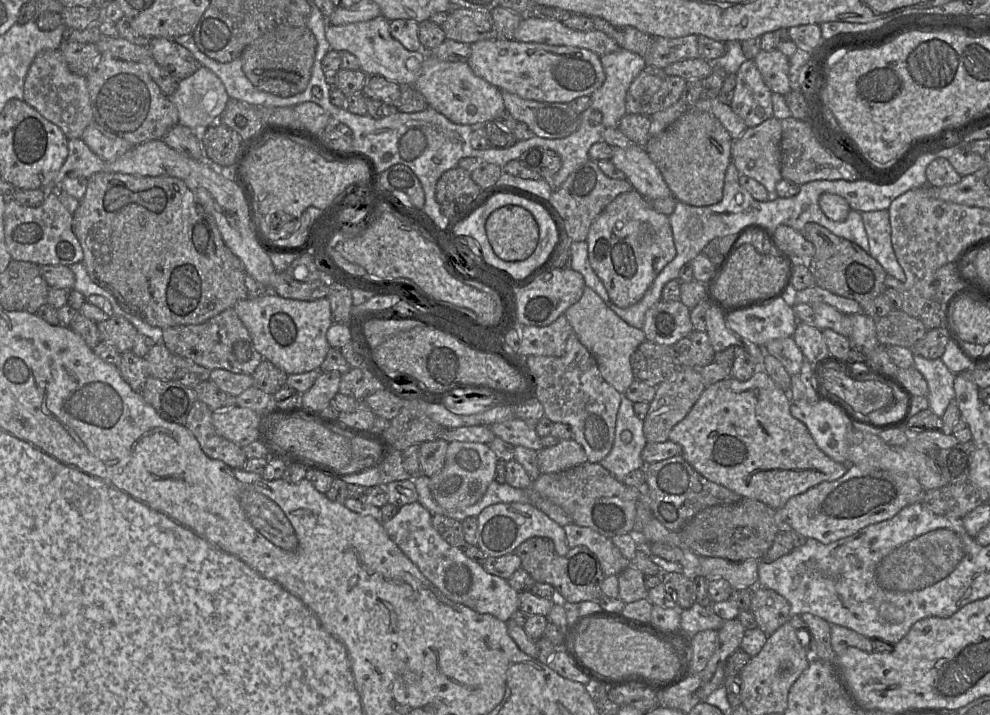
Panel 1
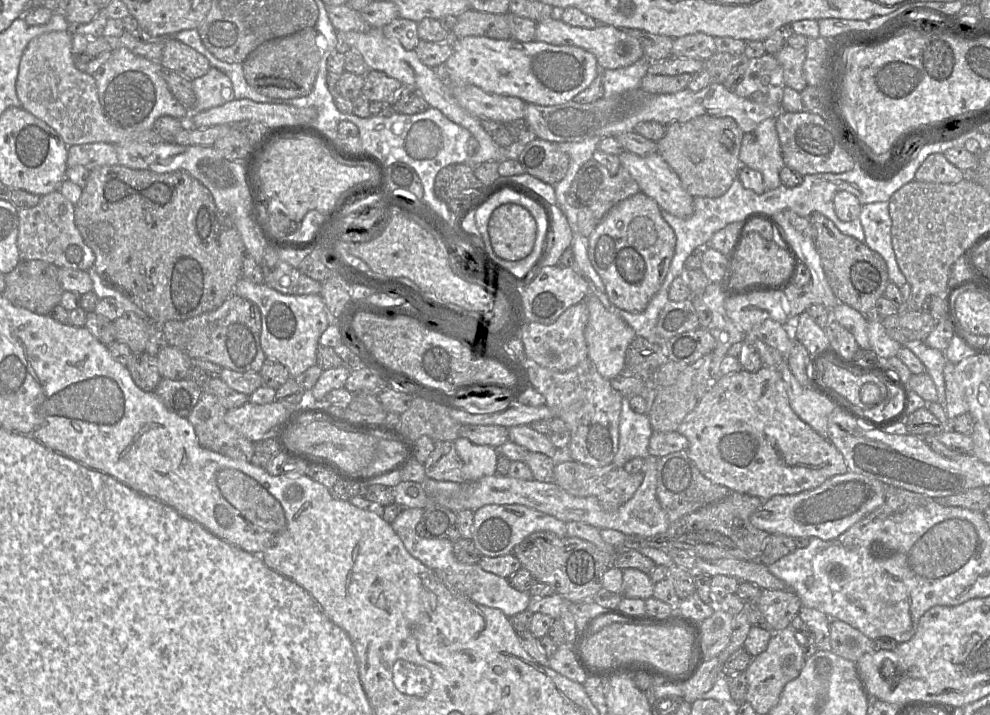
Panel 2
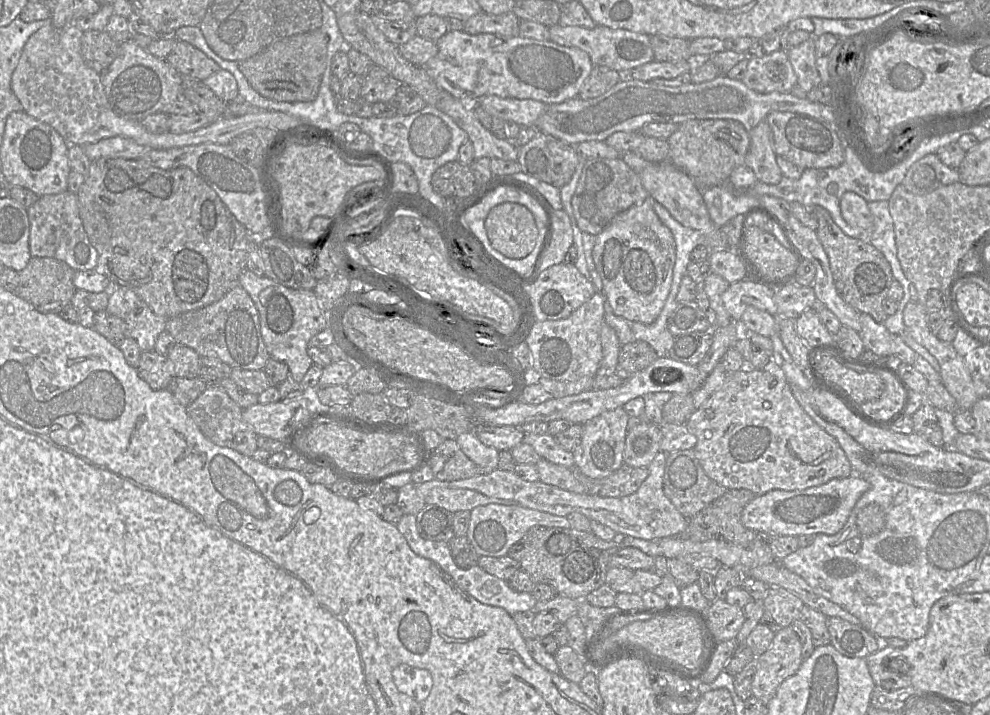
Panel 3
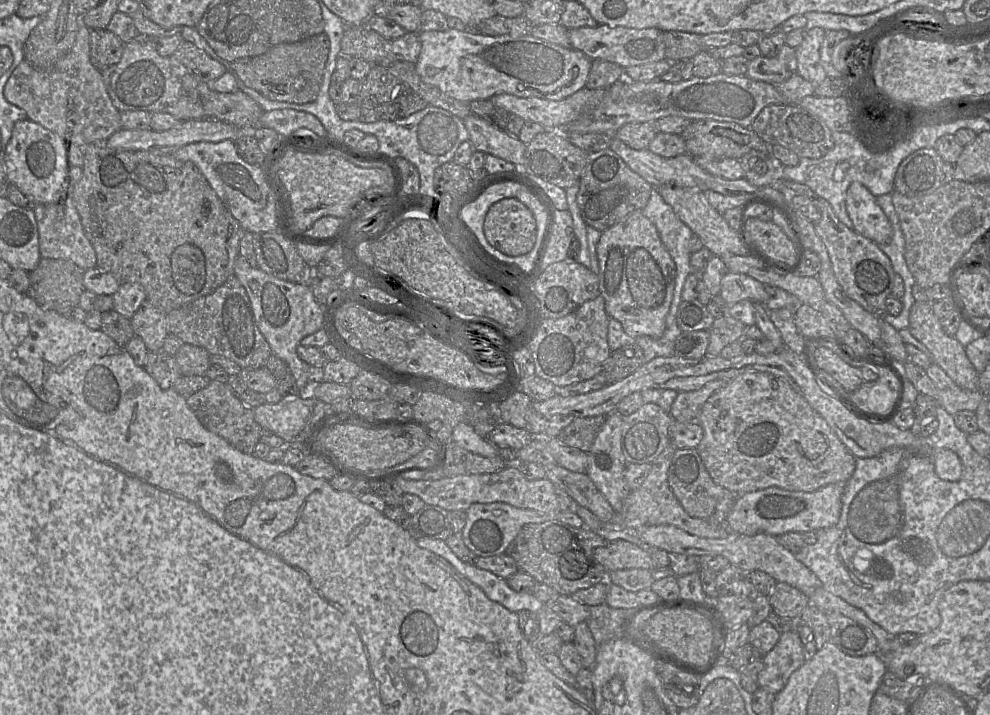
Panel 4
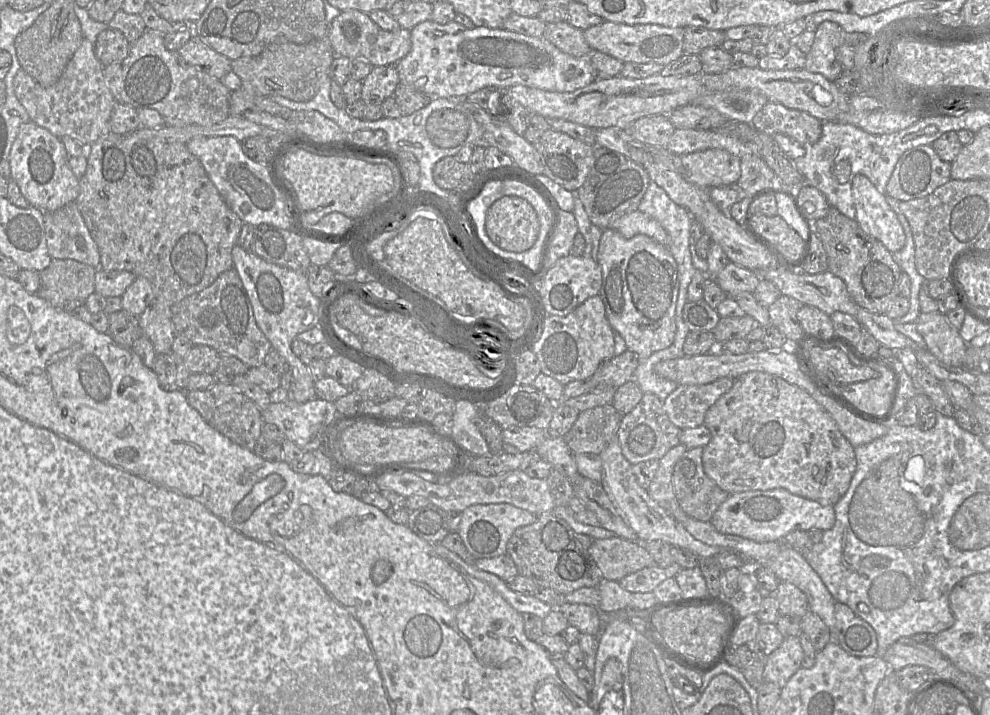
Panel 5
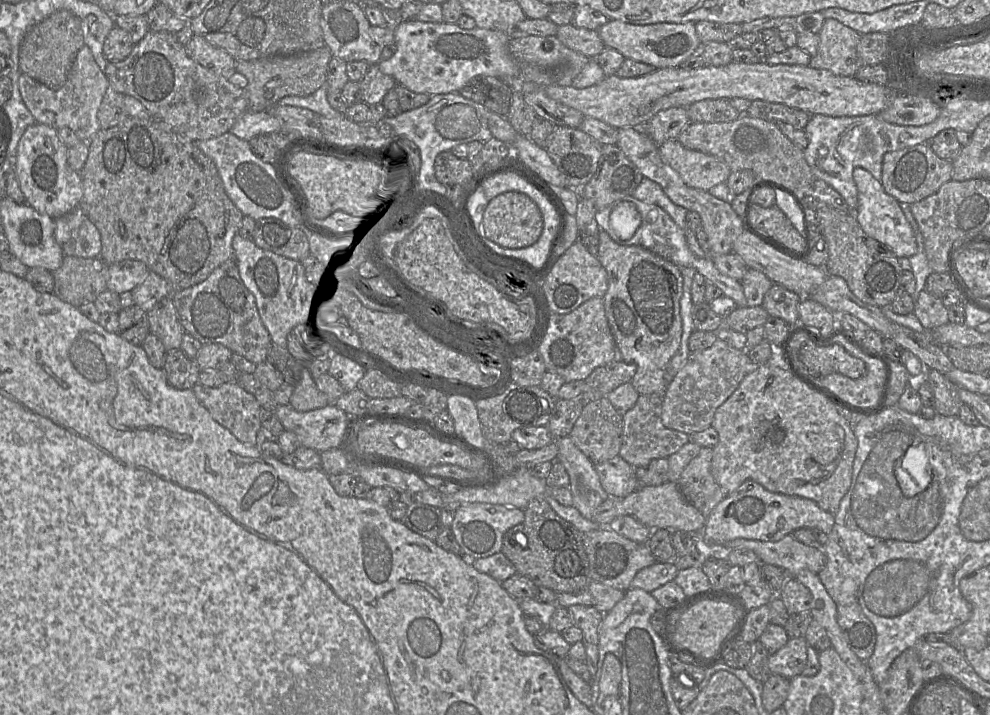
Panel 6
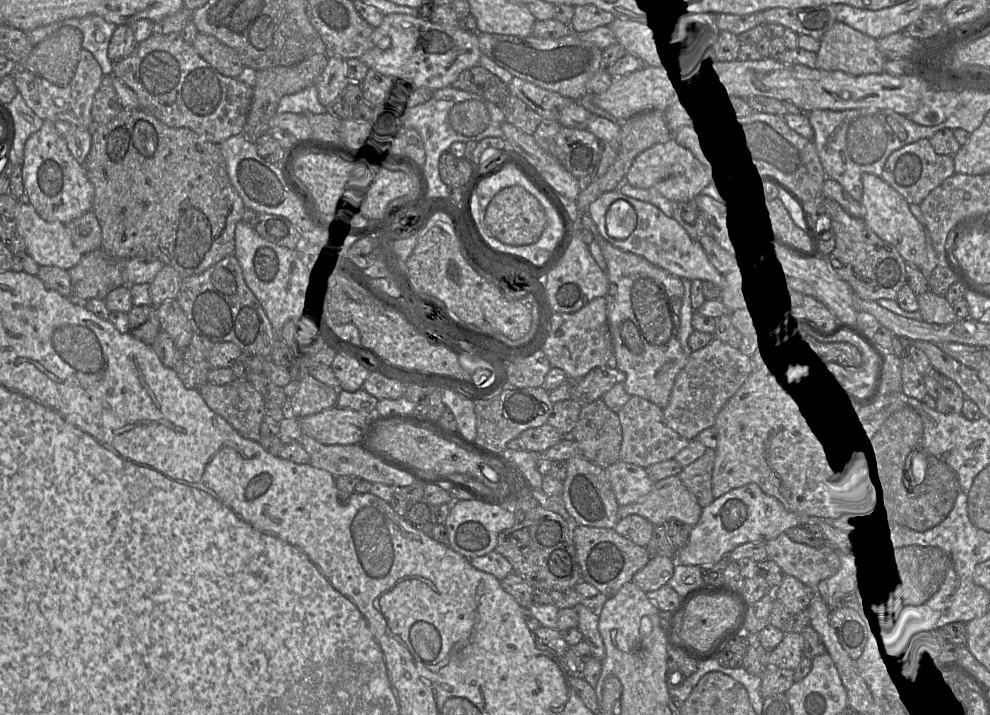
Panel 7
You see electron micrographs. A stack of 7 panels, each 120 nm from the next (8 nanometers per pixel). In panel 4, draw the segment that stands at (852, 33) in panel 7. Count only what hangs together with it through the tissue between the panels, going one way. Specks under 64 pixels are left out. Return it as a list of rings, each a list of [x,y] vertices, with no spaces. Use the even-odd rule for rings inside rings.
[[[813,28],[807,32],[802,43],[794,48],[797,56],[797,74],[815,87],[827,78],[820,58],[820,48],[825,34],[826,30],[823,28]]]

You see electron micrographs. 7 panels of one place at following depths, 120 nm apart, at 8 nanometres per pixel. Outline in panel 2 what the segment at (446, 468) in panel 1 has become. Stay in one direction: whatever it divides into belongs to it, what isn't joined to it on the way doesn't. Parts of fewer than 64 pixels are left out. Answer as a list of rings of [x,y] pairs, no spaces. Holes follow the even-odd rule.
[[[458,437],[455,448],[462,461],[464,482],[474,482],[496,472],[498,450],[489,445],[478,445],[464,437]]]

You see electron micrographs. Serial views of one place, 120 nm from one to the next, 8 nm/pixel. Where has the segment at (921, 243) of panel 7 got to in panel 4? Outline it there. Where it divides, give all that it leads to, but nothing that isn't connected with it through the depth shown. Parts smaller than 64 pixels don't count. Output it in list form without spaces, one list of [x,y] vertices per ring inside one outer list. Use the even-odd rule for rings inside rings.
[[[860,182],[849,186],[846,210],[857,233],[878,245],[891,241],[893,228],[889,219],[877,204],[876,197]]]

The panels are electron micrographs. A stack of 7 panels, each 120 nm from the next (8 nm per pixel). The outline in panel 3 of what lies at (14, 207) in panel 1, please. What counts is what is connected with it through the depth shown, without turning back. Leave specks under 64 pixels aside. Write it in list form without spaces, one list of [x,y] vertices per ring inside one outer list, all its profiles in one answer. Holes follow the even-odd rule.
[[[65,190],[58,194],[39,196],[27,207],[30,225],[29,251],[32,257],[53,257],[68,264],[75,271],[93,270],[98,253],[84,230],[75,193]]]

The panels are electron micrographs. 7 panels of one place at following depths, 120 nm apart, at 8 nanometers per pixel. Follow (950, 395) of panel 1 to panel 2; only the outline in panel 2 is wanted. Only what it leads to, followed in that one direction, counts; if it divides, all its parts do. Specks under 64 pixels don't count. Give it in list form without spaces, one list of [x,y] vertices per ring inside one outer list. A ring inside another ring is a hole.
[[[914,340],[906,343],[906,348],[912,351],[923,363],[926,368],[926,373],[933,380],[937,395],[938,403],[945,404],[945,381],[943,368],[947,361],[944,352],[927,346],[922,340]]]

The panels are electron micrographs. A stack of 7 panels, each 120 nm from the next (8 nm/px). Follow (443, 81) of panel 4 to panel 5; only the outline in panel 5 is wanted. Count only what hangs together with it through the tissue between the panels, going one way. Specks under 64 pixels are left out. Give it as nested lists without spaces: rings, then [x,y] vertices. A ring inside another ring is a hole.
[[[426,20],[410,30],[411,50],[395,66],[400,83],[430,97],[465,99],[469,94],[486,88],[510,88],[524,85],[552,92],[573,92],[593,82],[589,57],[576,58],[564,53],[545,37],[533,37],[500,28],[466,28],[455,21],[439,24]]]

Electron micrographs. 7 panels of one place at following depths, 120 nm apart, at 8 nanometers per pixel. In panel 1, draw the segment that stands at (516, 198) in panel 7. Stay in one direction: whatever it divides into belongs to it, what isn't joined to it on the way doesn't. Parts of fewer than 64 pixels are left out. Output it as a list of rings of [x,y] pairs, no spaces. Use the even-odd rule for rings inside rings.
[[[506,205],[493,211],[485,222],[485,230],[494,253],[508,262],[527,259],[539,240],[533,215],[517,205]]]

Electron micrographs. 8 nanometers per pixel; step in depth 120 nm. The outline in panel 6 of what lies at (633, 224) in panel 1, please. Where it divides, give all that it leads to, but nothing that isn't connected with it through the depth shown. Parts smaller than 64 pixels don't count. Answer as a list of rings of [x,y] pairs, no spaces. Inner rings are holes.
[[[604,230],[599,231],[599,244],[598,244],[598,260],[605,268],[608,275],[608,289],[603,296],[605,314],[608,319],[609,327],[611,329],[611,333],[613,335],[616,347],[620,350],[622,354],[622,359],[627,363],[635,363],[636,364],[636,373],[631,380],[632,385],[637,390],[639,394],[664,394],[667,388],[666,381],[666,366],[674,356],[674,354],[678,351],[681,342],[681,334],[682,334],[682,318],[680,314],[680,300],[683,293],[683,277],[680,272],[680,267],[675,265],[674,263],[663,259],[662,257],[650,252],[649,250],[641,247],[641,246],[625,246],[616,243],[607,232]]]

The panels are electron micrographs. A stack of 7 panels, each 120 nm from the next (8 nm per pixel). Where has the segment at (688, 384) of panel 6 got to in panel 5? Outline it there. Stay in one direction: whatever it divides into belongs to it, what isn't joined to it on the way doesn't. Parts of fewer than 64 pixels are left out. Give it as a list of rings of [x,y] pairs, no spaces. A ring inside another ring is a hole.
[[[721,377],[702,385],[678,385],[664,400],[664,410],[678,428],[704,425],[707,410],[733,386],[734,378]]]

